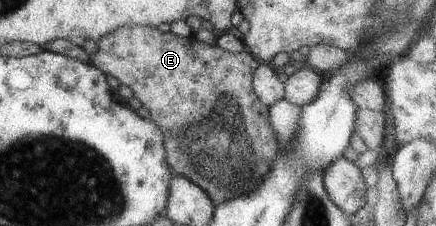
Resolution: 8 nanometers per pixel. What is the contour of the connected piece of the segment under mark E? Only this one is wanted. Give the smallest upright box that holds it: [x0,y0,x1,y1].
[90,25,280,205]

